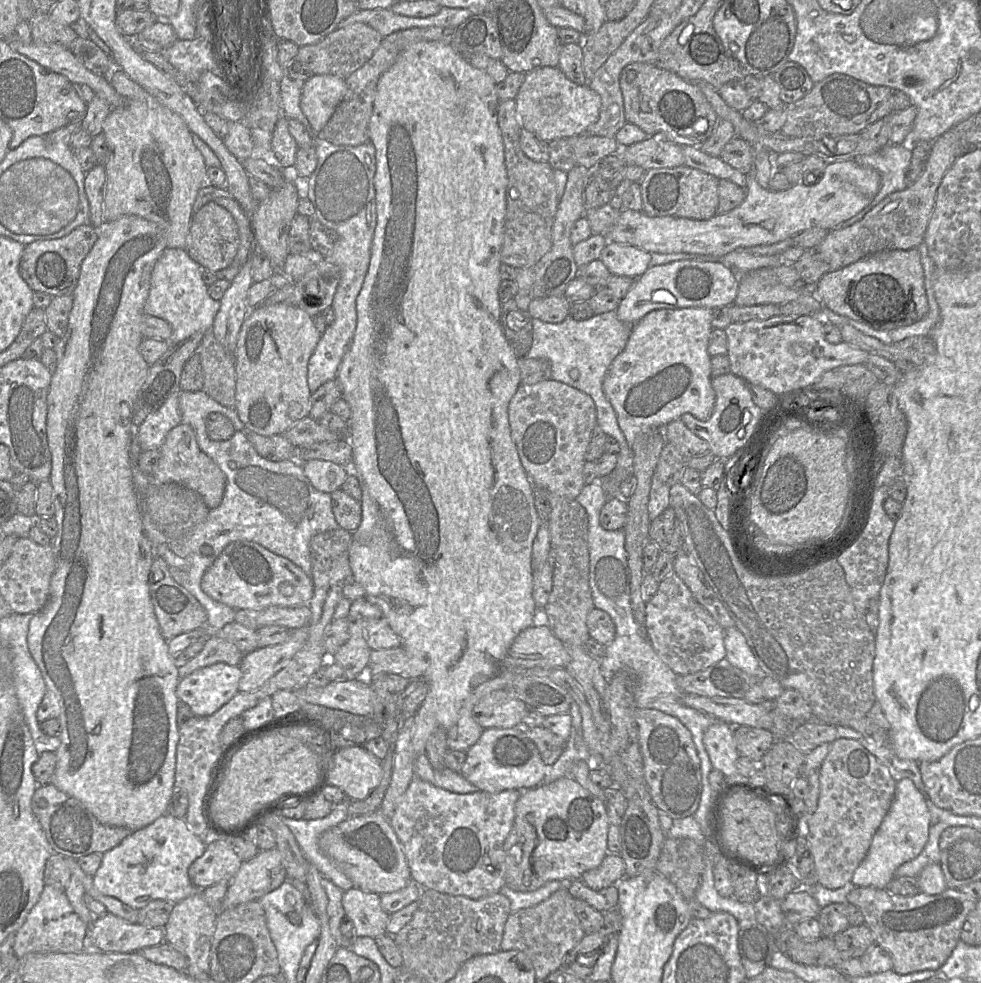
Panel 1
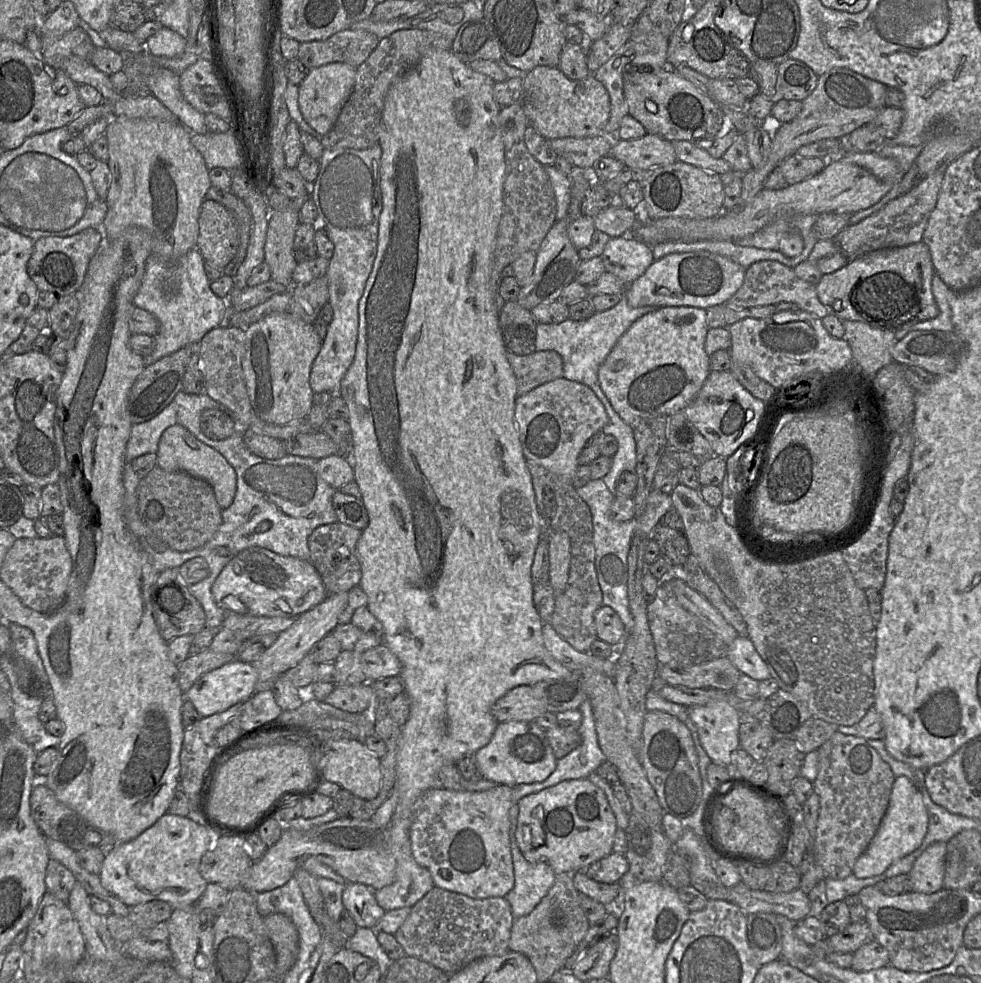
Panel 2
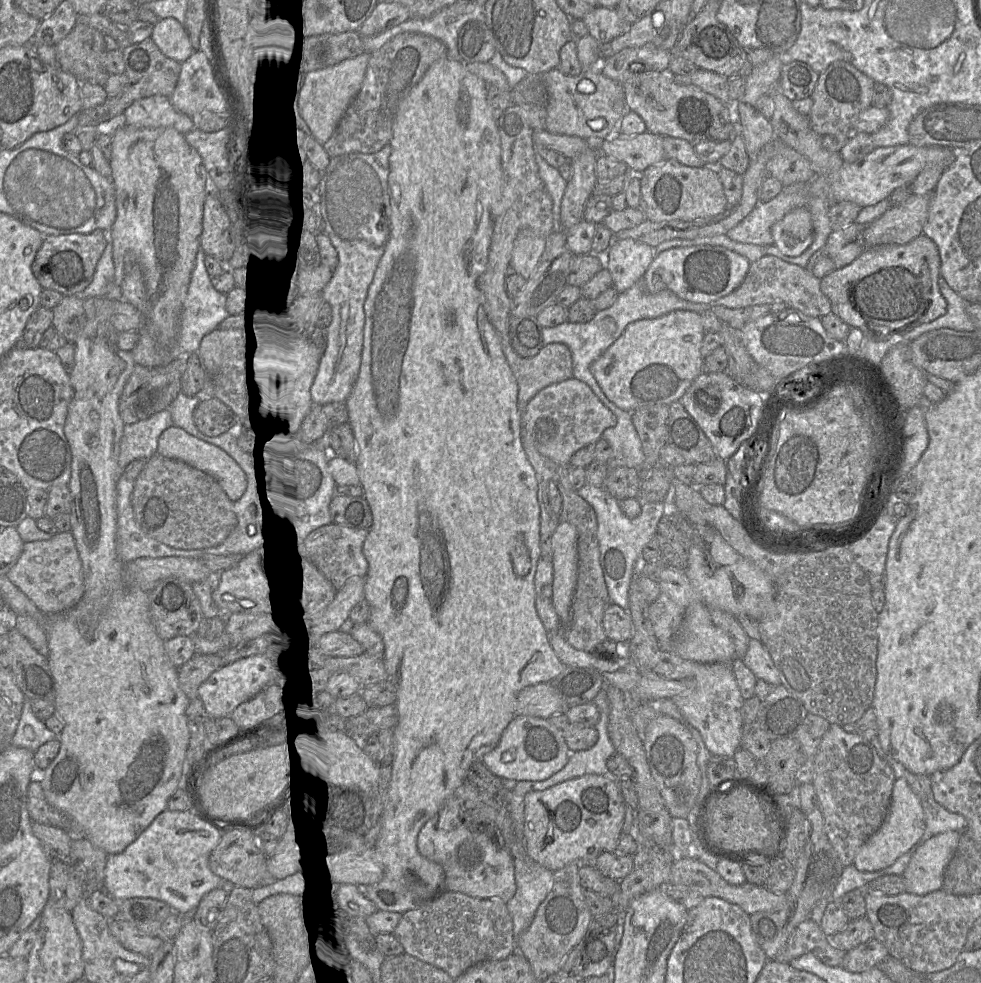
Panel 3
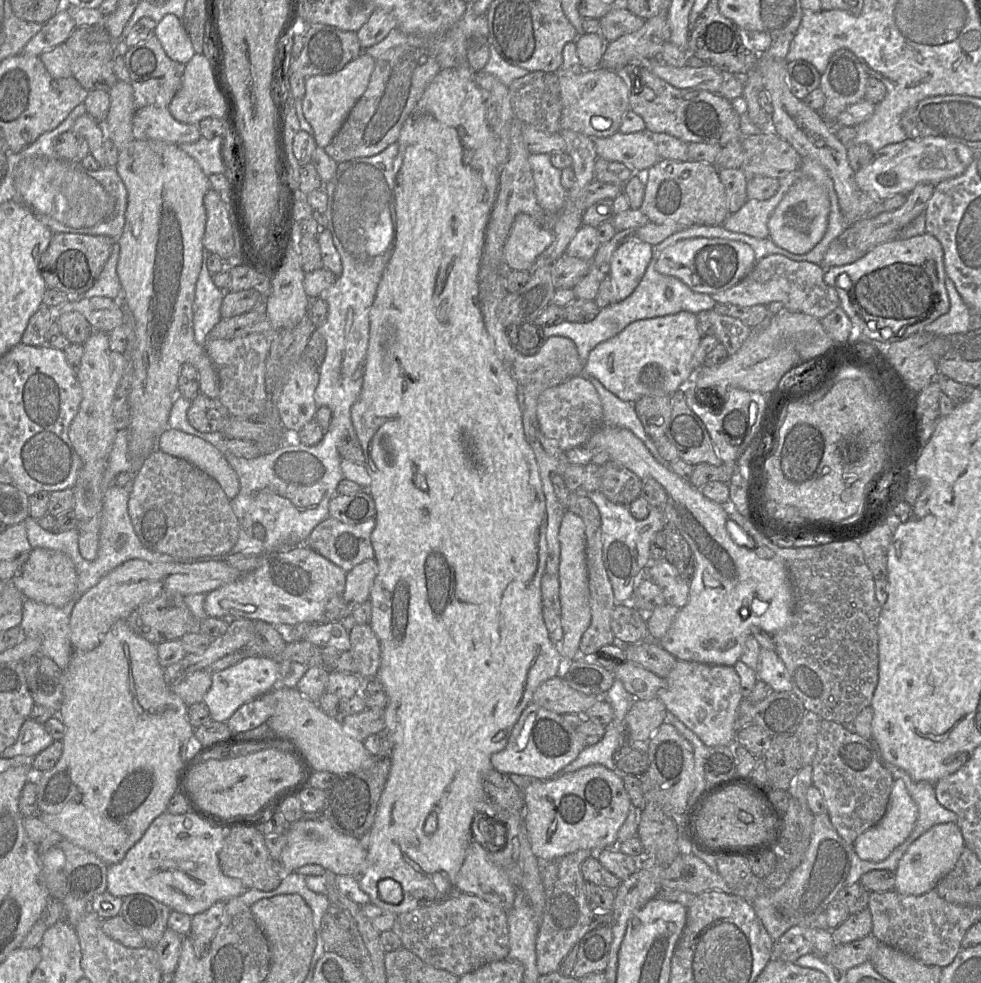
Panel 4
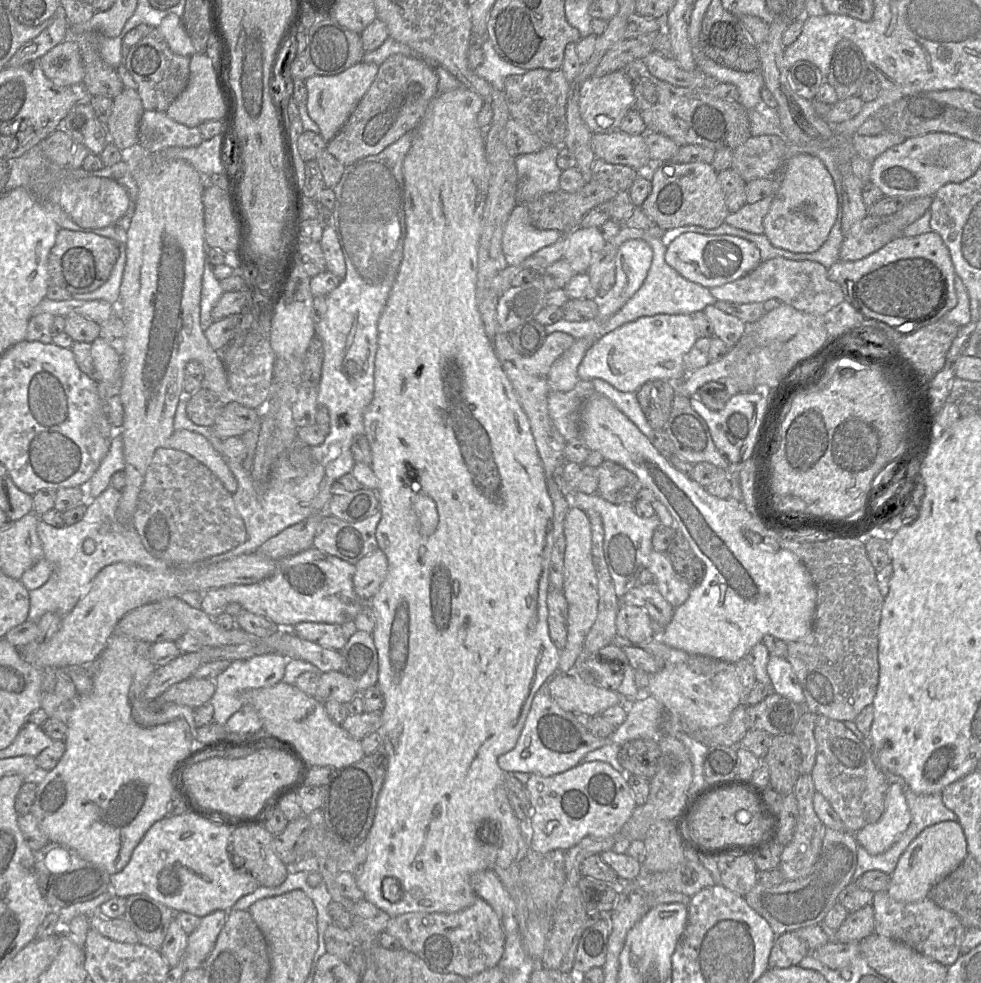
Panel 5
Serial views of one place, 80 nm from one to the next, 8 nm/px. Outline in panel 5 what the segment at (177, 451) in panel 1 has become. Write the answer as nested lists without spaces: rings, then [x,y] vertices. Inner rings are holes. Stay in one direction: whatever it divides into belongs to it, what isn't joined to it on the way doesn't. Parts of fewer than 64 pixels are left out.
[[[175,430],[167,439],[165,447],[189,454],[209,468],[223,483],[228,492],[233,494],[236,491],[237,480],[227,463],[201,434],[190,430]]]

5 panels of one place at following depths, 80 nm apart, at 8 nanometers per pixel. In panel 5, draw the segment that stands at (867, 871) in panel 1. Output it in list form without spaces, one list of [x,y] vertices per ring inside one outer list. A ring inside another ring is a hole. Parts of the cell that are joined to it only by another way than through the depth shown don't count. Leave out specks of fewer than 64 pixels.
[[[890,783],[885,794],[884,812],[874,823],[855,833],[857,843],[870,855],[889,849],[904,833],[911,821],[909,808],[899,783]]]

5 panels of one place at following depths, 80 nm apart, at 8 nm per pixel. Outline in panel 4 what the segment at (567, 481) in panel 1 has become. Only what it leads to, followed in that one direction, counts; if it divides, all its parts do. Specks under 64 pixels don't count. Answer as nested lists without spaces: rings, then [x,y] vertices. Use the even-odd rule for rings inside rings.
[[[579,375],[541,393],[537,404],[537,418],[543,435],[555,440],[566,452],[588,442],[593,433],[602,425],[603,406],[592,383]]]

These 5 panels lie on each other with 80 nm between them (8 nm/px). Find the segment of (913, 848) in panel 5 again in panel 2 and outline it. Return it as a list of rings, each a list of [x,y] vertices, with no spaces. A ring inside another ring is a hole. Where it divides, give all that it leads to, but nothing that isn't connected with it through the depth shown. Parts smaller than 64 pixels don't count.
[[[935,842],[915,860],[908,873],[913,892],[932,894],[943,888],[946,851],[946,842]]]

